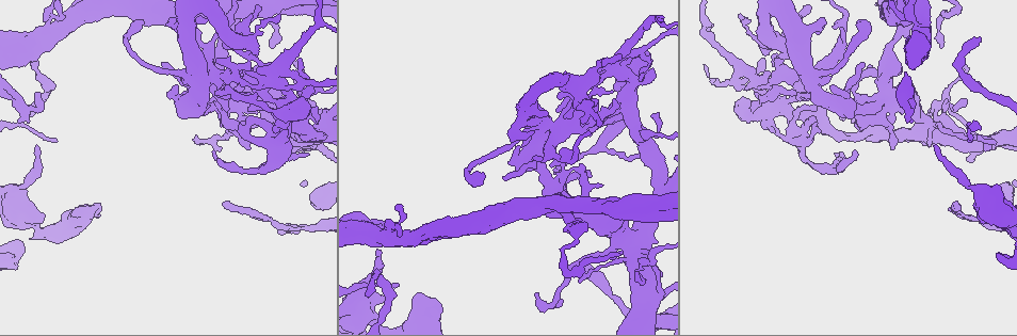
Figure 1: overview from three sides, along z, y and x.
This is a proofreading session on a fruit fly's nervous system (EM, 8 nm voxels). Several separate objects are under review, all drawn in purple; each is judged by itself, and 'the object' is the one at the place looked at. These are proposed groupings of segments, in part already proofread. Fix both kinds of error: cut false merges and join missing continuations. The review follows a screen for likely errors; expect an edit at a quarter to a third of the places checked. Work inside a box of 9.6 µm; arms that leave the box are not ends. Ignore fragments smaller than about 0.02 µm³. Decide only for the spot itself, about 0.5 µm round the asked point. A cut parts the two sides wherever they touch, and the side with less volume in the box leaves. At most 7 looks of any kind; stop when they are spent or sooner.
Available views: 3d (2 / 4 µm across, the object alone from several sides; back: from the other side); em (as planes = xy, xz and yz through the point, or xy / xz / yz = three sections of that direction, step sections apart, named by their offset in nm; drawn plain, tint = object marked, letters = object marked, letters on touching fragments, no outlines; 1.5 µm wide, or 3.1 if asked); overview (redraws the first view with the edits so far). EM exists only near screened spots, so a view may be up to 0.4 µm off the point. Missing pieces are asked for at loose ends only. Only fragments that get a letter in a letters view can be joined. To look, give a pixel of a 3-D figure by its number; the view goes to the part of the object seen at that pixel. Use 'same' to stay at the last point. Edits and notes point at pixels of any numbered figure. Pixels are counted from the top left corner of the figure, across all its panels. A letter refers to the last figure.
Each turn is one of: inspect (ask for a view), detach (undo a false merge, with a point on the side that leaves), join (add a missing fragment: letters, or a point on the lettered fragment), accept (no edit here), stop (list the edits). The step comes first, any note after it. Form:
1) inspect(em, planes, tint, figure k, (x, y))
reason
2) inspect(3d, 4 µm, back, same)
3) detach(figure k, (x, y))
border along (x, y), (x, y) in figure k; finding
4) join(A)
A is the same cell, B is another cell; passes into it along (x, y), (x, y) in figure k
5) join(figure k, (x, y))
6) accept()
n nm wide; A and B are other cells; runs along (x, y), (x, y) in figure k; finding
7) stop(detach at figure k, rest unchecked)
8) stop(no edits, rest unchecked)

inspect(em, xz, step 8, letters, figure 1, (979, 39))
free end

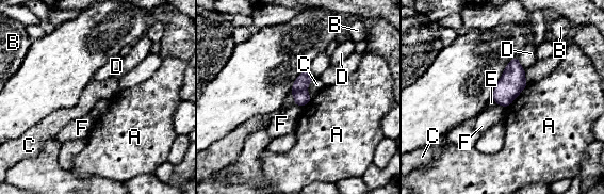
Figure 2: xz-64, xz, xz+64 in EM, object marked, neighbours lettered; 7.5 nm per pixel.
accept()
120 nm wide; A, B, C, D, E and F are other cells; border along (498, 103), (506, 108) in figure 2; none of them fits

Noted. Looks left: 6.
inspect(em, xy, step 4, tint, figure 1, (377, 251))
free end

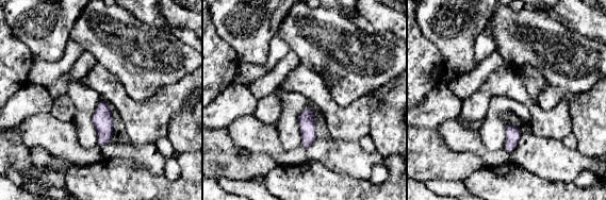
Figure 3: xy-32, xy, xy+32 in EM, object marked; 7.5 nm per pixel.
inspect(em, planes, letters, same)

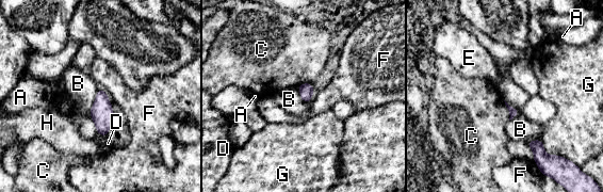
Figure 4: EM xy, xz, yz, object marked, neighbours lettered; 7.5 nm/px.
accept()
A, B, C, D, E, F, G and H are other cells; border along (503, 100), (509, 120) in figure 4; none of them fits

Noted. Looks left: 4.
inspect(em, xz, step 4, tint, figure 1, (591, 177))
an open end

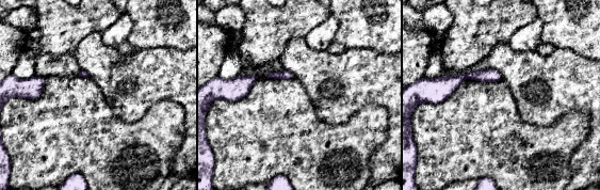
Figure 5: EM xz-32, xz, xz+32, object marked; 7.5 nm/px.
inspect(em, planes, letters, same)

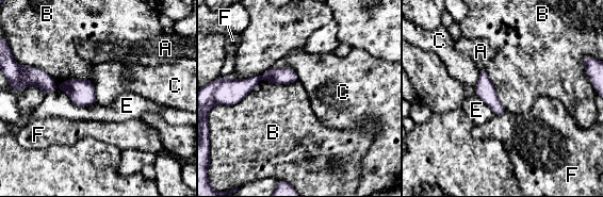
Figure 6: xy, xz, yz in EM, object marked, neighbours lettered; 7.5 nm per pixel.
accept()
110 nm wide; A, B, C, E and F are other cells; runs along (295, 78), (257, 78), (239, 97) in figure 6; no lettered fragment goes on from it

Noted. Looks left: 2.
stop(no edits, rest unchecked)

